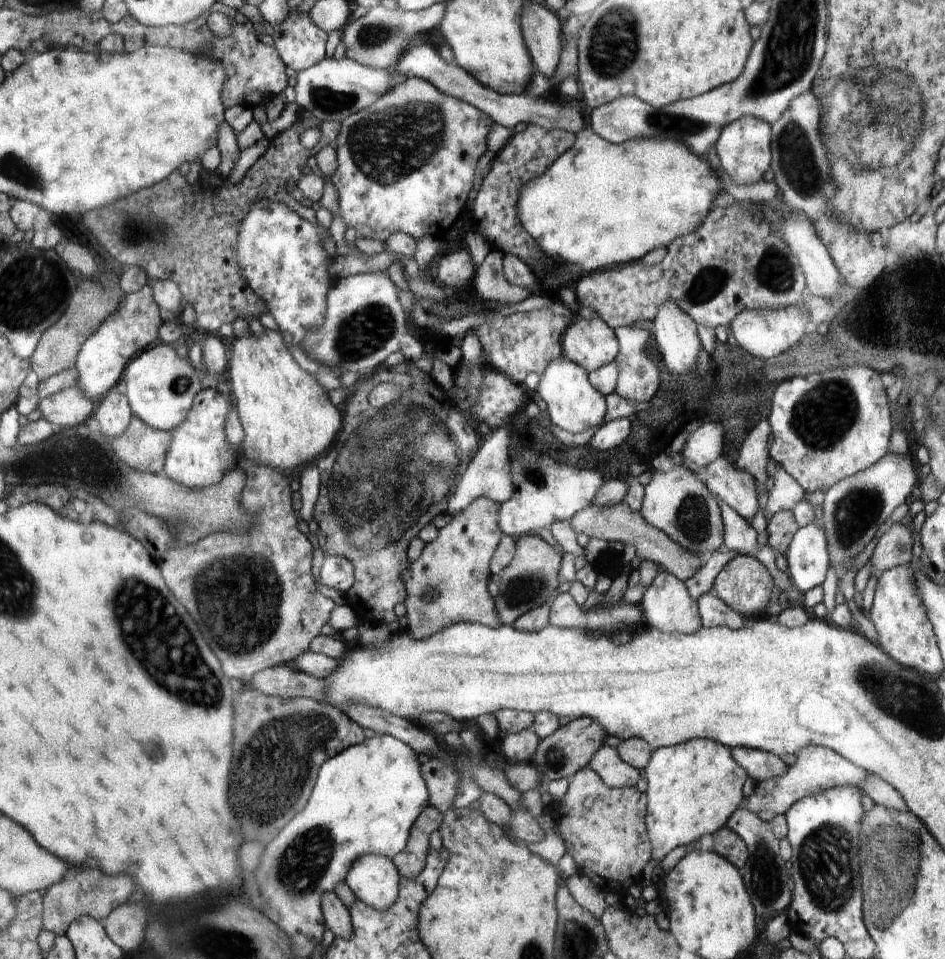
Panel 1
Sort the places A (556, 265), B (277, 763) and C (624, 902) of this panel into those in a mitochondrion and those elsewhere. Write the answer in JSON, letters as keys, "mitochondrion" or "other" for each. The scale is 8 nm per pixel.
{"A":"other","B":"mitochondrion","C":"other"}

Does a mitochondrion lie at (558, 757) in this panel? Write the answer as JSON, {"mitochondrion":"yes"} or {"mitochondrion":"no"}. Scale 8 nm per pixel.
{"mitochondrion":"yes"}

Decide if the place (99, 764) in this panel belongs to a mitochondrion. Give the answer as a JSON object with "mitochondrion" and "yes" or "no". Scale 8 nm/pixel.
{"mitochondrion":"no"}

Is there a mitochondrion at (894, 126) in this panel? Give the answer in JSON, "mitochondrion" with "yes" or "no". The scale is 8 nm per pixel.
{"mitochondrion":"yes"}

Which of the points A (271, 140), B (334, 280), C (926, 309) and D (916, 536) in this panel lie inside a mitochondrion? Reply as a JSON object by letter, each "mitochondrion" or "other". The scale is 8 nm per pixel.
{"A":"other","B":"other","C":"mitochondrion","D":"other"}

